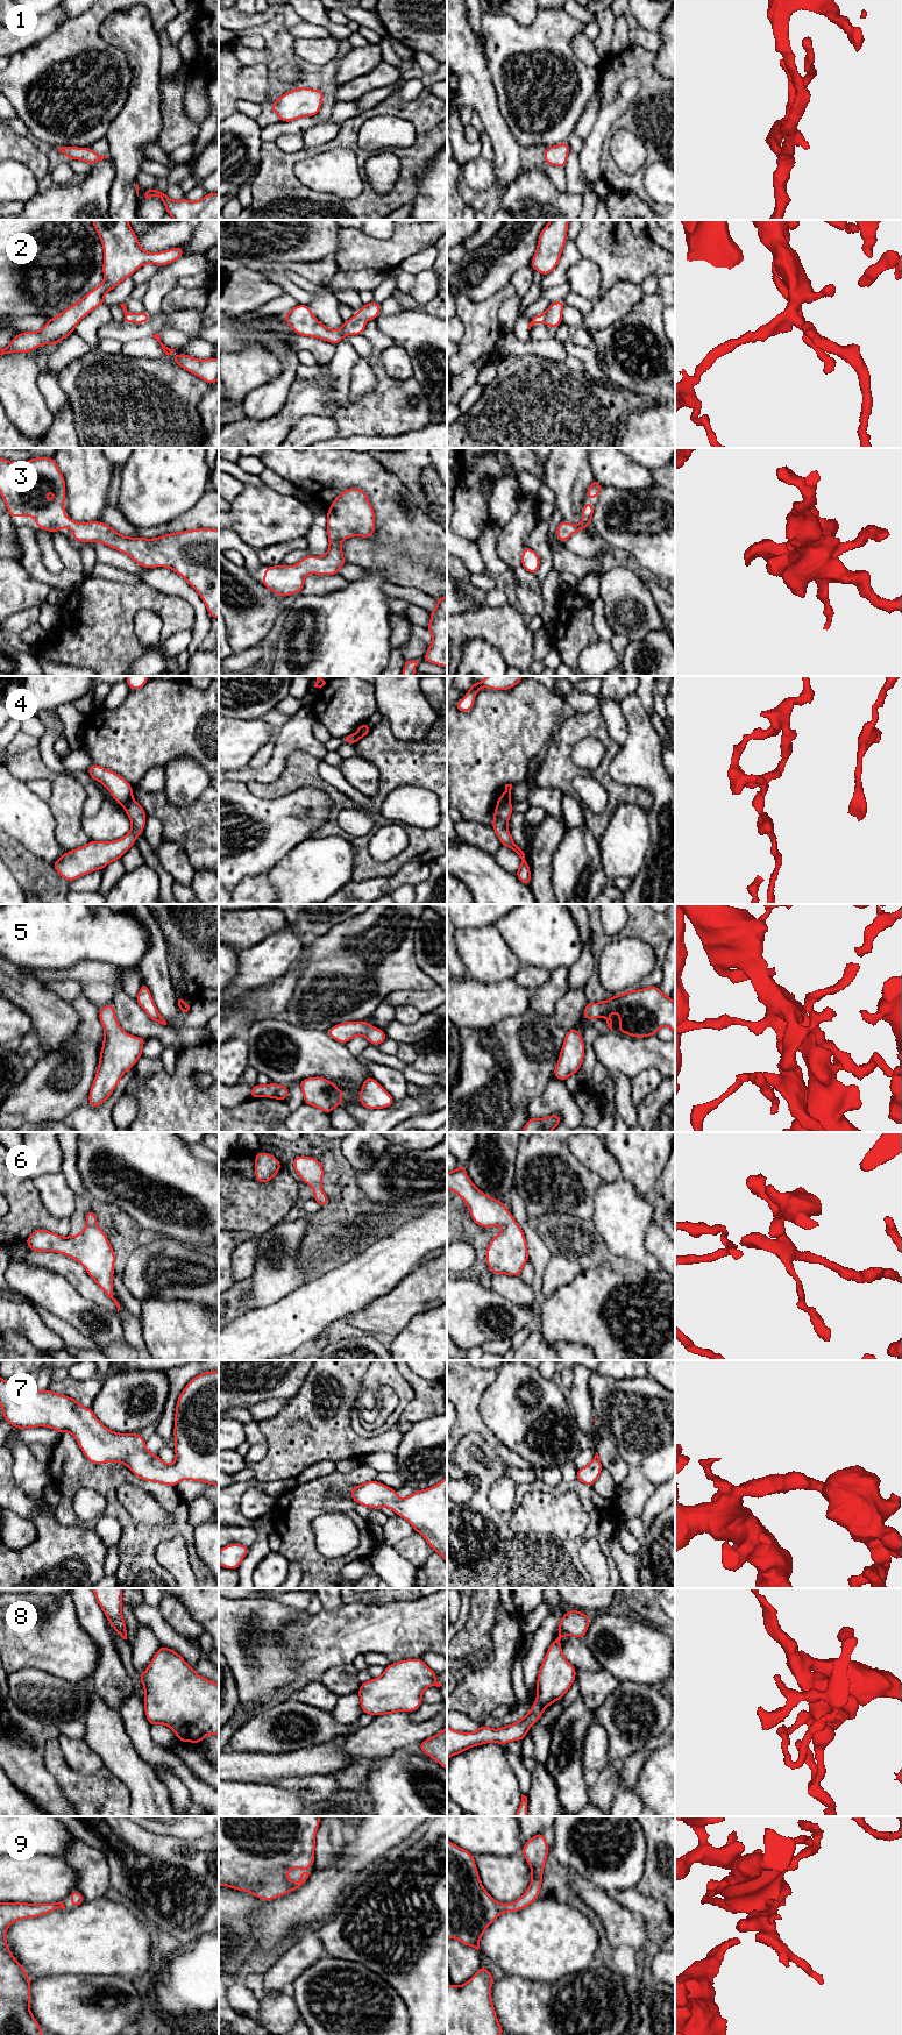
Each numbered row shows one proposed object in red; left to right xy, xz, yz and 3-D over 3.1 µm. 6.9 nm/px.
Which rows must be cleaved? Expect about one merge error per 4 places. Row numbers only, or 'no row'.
4

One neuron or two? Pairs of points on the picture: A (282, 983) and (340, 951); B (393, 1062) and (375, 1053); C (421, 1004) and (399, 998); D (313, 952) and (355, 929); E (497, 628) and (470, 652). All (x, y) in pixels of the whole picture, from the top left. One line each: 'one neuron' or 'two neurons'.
A: two neurons
B: one neuron
C: one neuron
D: one neuron
E: two neurons

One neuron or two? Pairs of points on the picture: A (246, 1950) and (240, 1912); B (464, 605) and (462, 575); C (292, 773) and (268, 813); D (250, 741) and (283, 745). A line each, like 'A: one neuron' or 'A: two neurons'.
A: one neuron
B: two neurons
C: two neurons
D: two neurons

